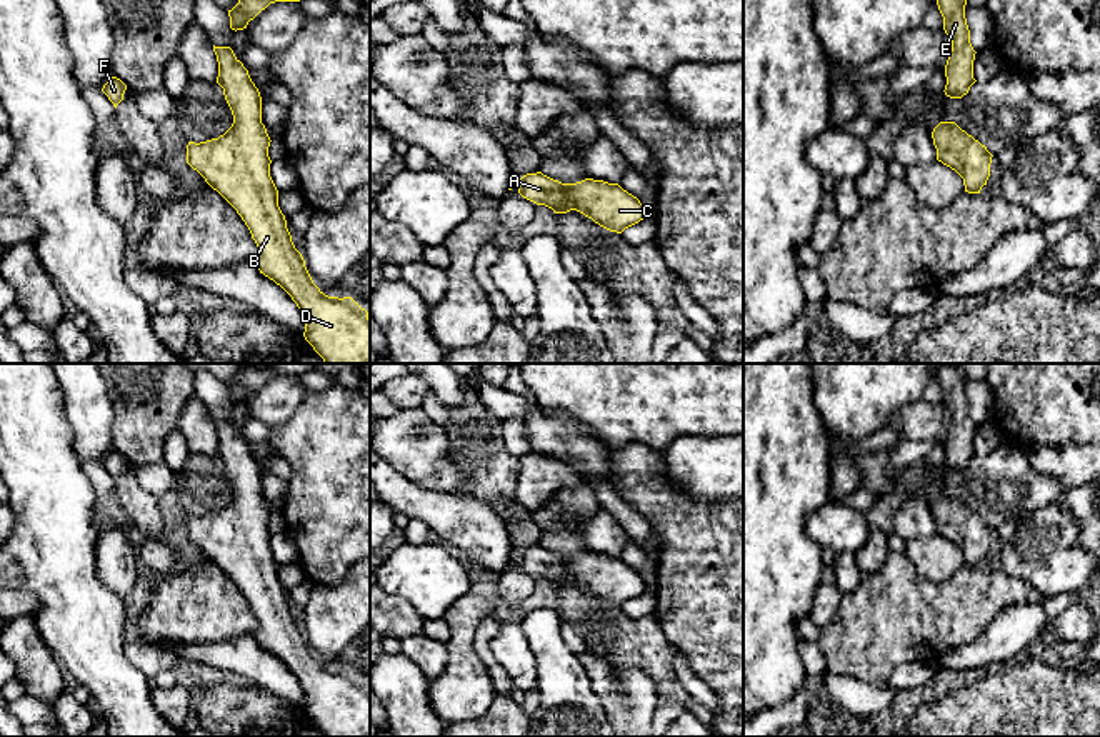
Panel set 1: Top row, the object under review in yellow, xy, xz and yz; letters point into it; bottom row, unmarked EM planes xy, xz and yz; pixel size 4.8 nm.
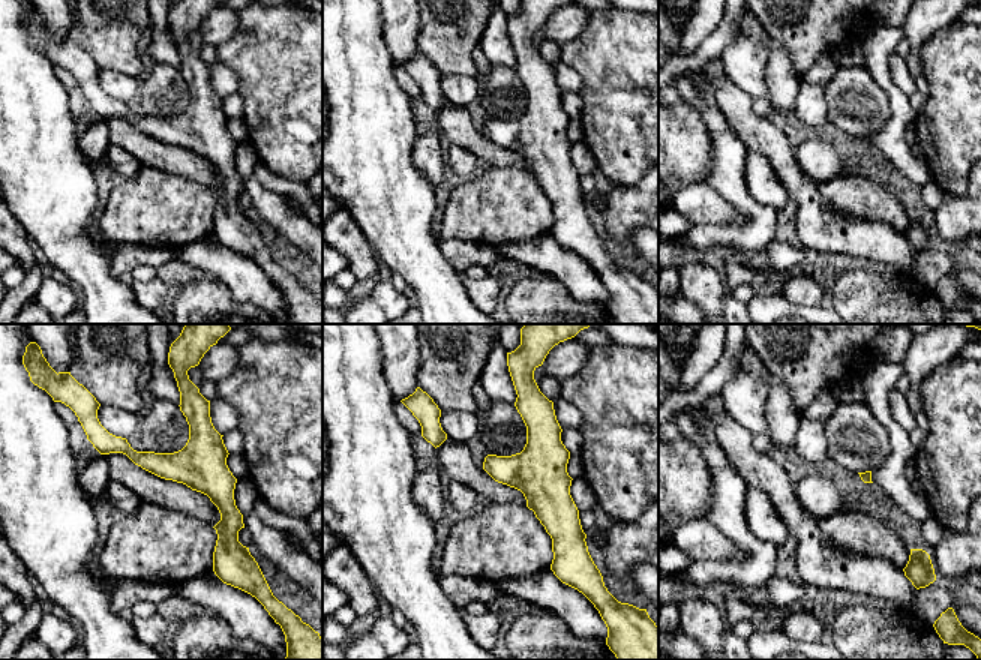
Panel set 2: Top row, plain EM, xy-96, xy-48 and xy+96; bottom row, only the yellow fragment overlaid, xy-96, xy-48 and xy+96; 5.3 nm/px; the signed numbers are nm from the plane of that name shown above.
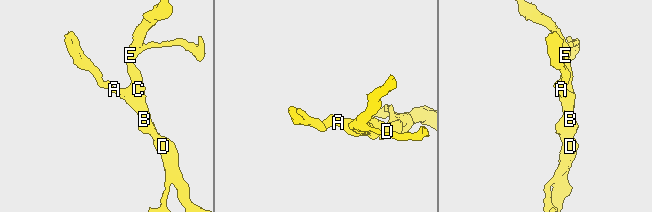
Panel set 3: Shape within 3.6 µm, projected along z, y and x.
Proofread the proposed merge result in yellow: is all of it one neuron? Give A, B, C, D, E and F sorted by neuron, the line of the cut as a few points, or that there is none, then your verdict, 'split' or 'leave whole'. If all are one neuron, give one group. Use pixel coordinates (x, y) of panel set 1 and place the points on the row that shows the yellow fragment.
A B C D E F | no cut | leave whole

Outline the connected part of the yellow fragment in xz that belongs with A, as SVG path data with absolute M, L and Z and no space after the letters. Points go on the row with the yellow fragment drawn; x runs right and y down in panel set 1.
M537 172L520 178L518 193L537 205L552 208L555 213L577 210L617 233L647 217L637 197L618 183L603 180L585 178L577 183L562 183Z

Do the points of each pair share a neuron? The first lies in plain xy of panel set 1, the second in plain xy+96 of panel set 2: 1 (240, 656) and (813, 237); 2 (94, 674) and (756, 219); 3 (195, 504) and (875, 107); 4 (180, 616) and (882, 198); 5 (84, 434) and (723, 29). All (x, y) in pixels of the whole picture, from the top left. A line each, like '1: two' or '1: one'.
1: one
2: one
3: one
4: one
5: two

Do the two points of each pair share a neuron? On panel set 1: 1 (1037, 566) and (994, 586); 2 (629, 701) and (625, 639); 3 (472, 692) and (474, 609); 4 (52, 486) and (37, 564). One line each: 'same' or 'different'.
1: different
2: different
3: same
4: same

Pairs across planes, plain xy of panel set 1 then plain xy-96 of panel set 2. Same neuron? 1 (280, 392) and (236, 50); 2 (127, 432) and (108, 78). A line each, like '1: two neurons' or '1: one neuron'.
1: two neurons
2: two neurons

